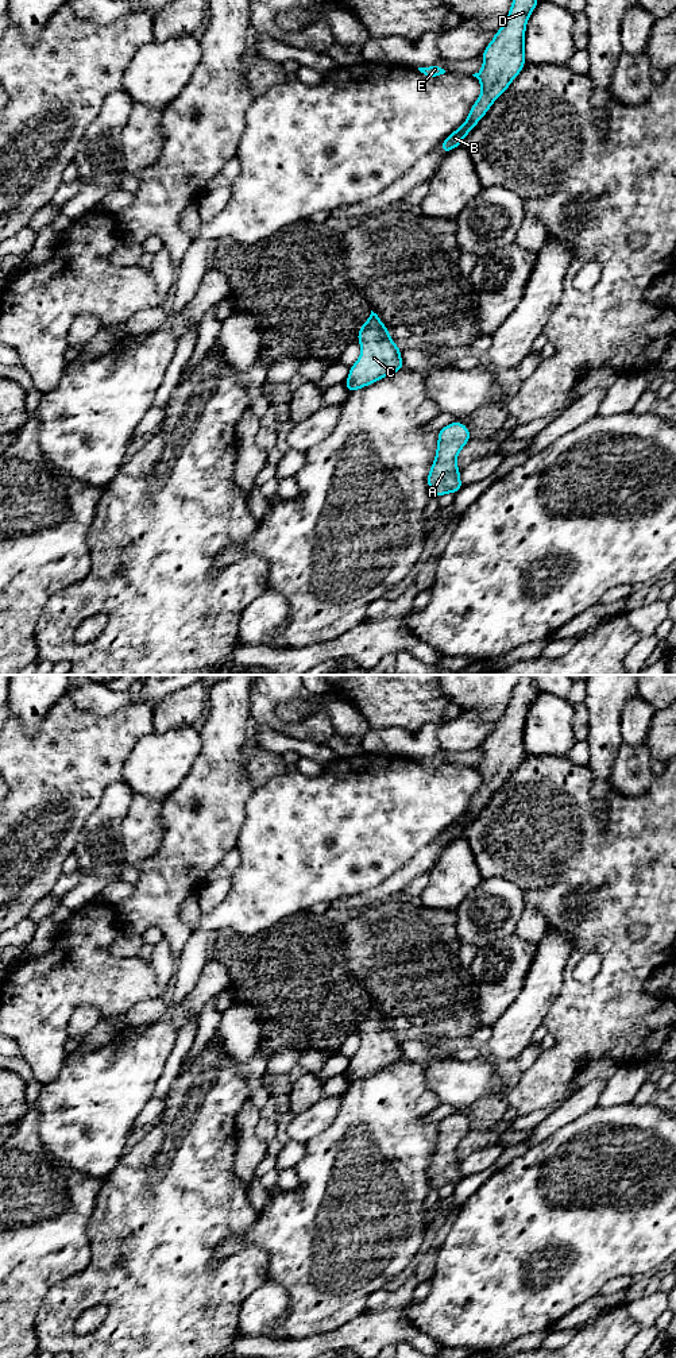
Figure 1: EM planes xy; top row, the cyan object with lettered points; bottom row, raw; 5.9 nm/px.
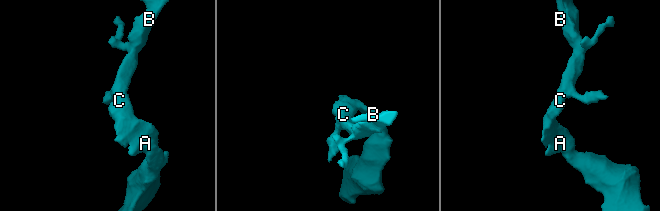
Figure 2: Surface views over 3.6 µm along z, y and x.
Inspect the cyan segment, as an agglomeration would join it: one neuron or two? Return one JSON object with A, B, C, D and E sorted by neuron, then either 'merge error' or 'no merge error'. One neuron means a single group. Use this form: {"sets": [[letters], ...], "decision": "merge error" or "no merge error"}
{"sets": [["A", "B", "C", "D", "E"]], "decision": "no merge error"}

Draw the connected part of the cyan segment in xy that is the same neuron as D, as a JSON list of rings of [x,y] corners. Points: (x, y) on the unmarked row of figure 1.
[[[522,675],[513,688],[509,706],[482,745],[483,759],[472,765],[482,776],[479,790],[472,795],[466,813],[441,833],[448,845],[463,836],[463,830],[491,799],[492,794],[521,764],[525,752],[525,722],[532,702],[541,694],[533,686],[532,675]]]

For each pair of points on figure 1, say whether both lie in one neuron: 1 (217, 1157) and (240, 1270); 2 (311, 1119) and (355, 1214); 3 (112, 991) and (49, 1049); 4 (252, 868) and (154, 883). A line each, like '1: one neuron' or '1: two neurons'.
1: one neuron
2: two neurons
3: one neuron
4: two neurons

